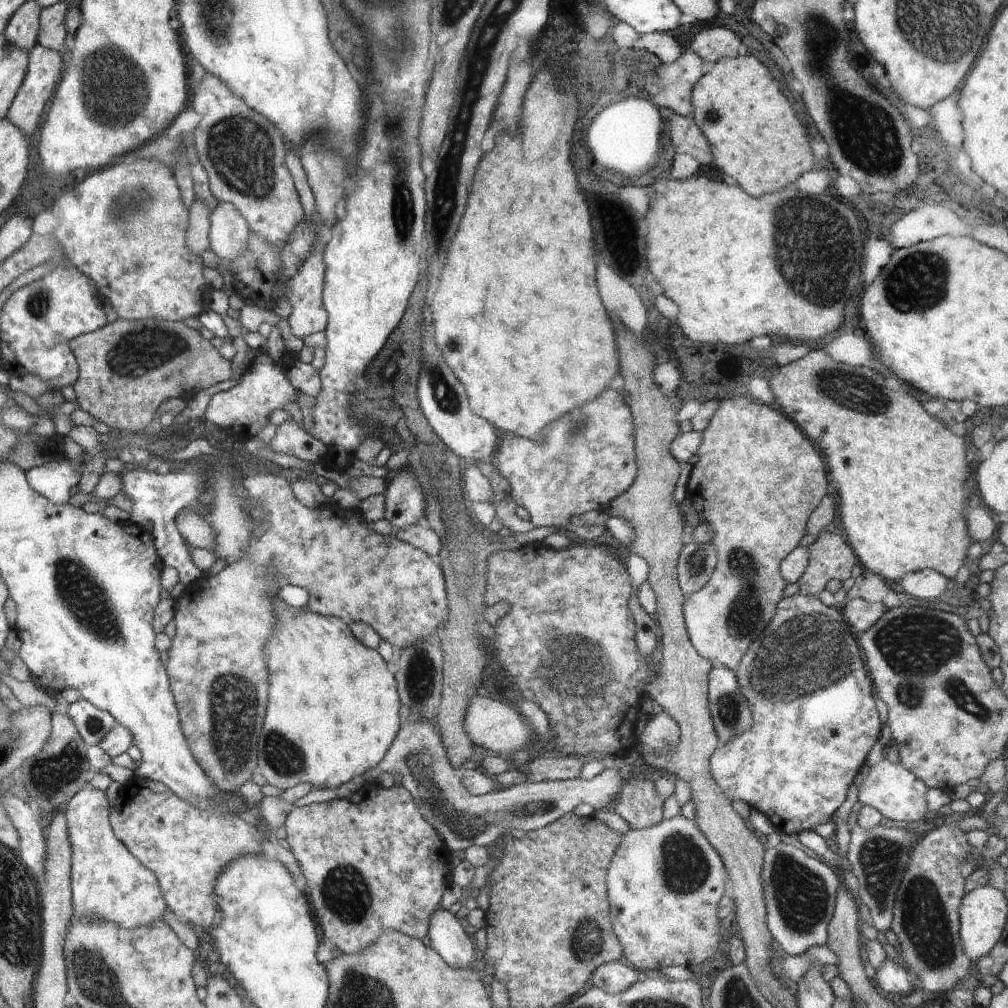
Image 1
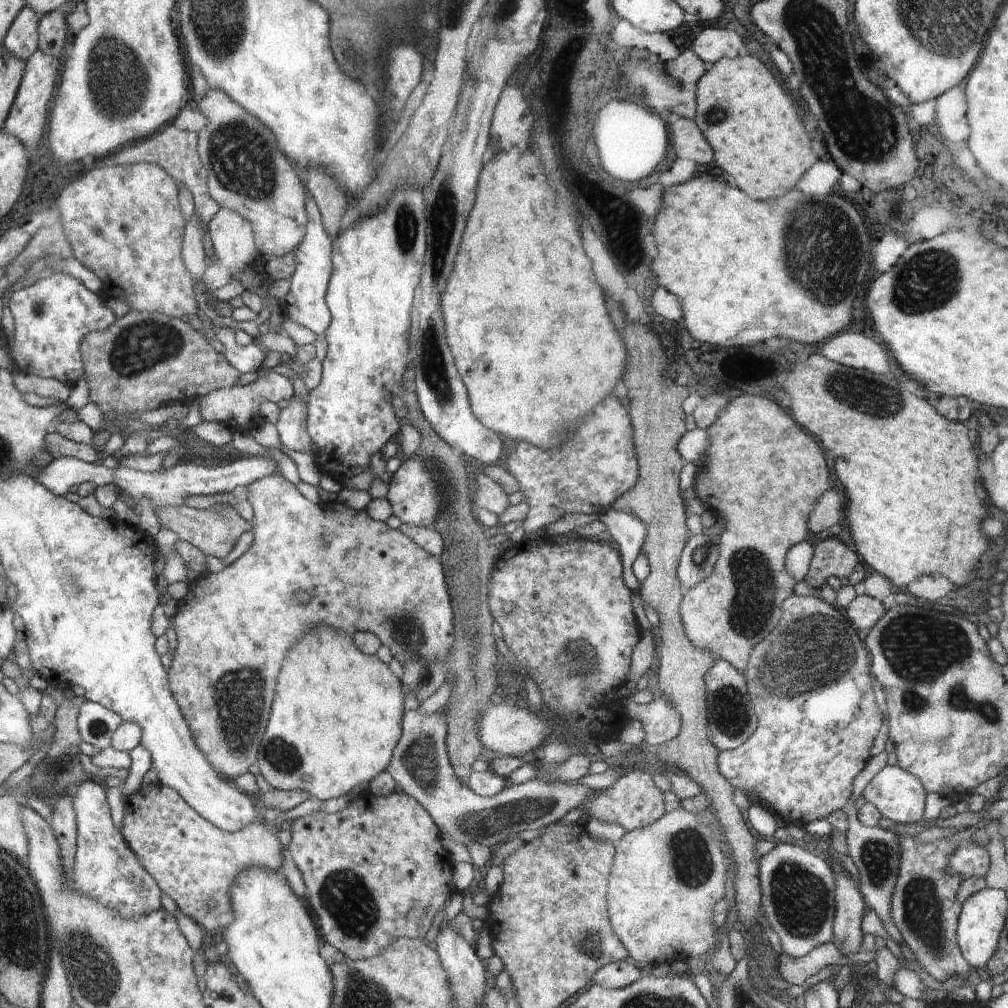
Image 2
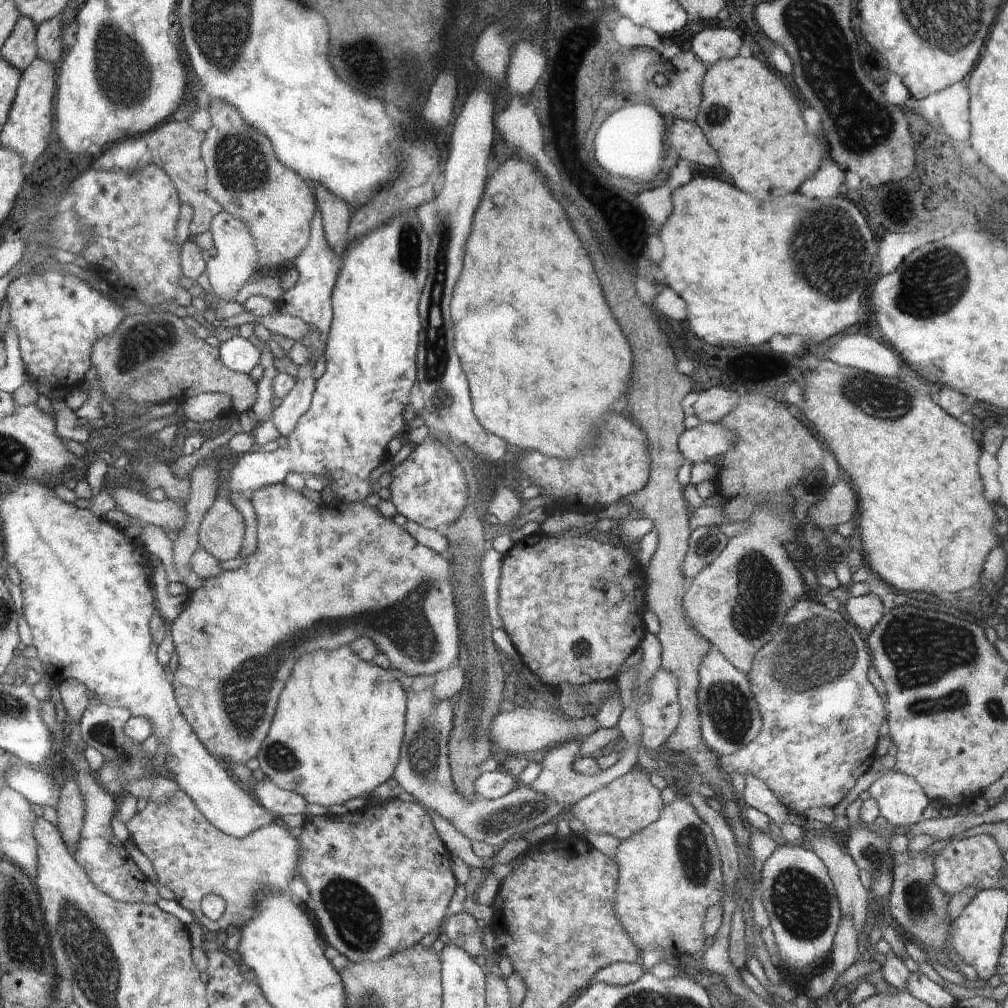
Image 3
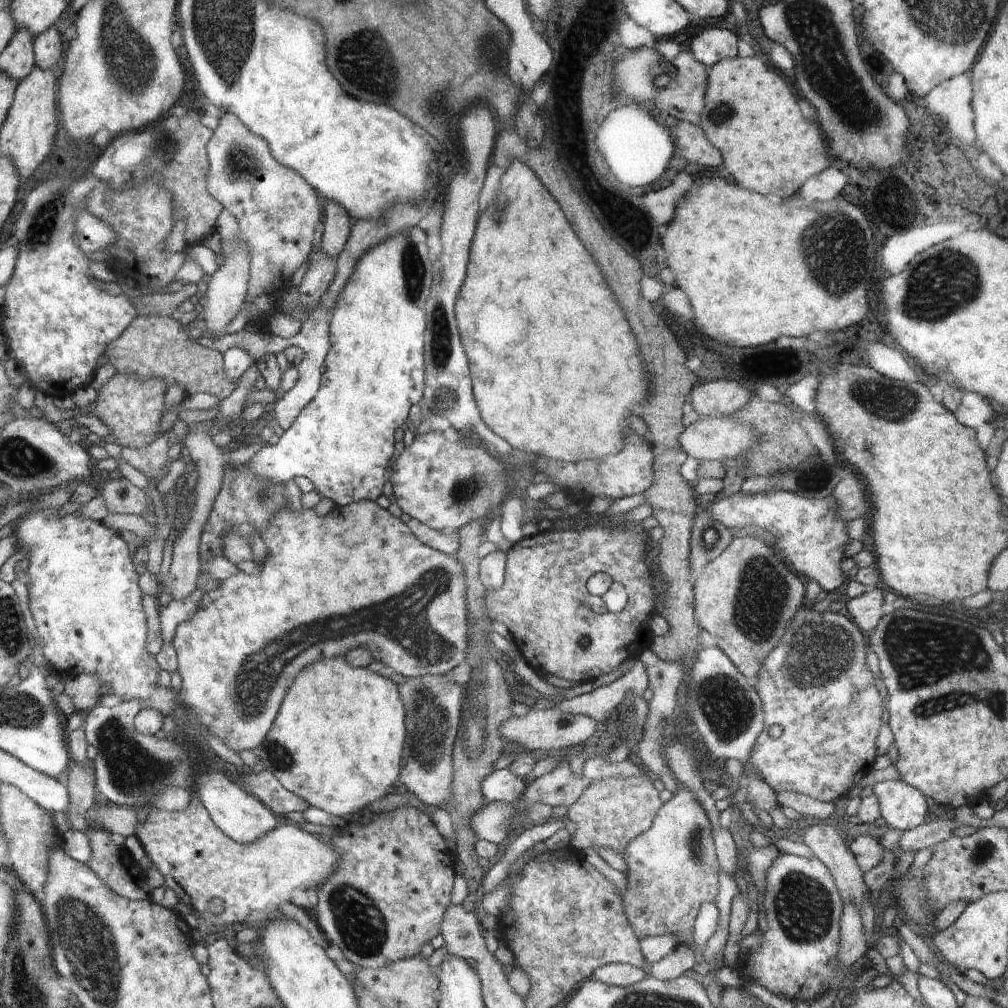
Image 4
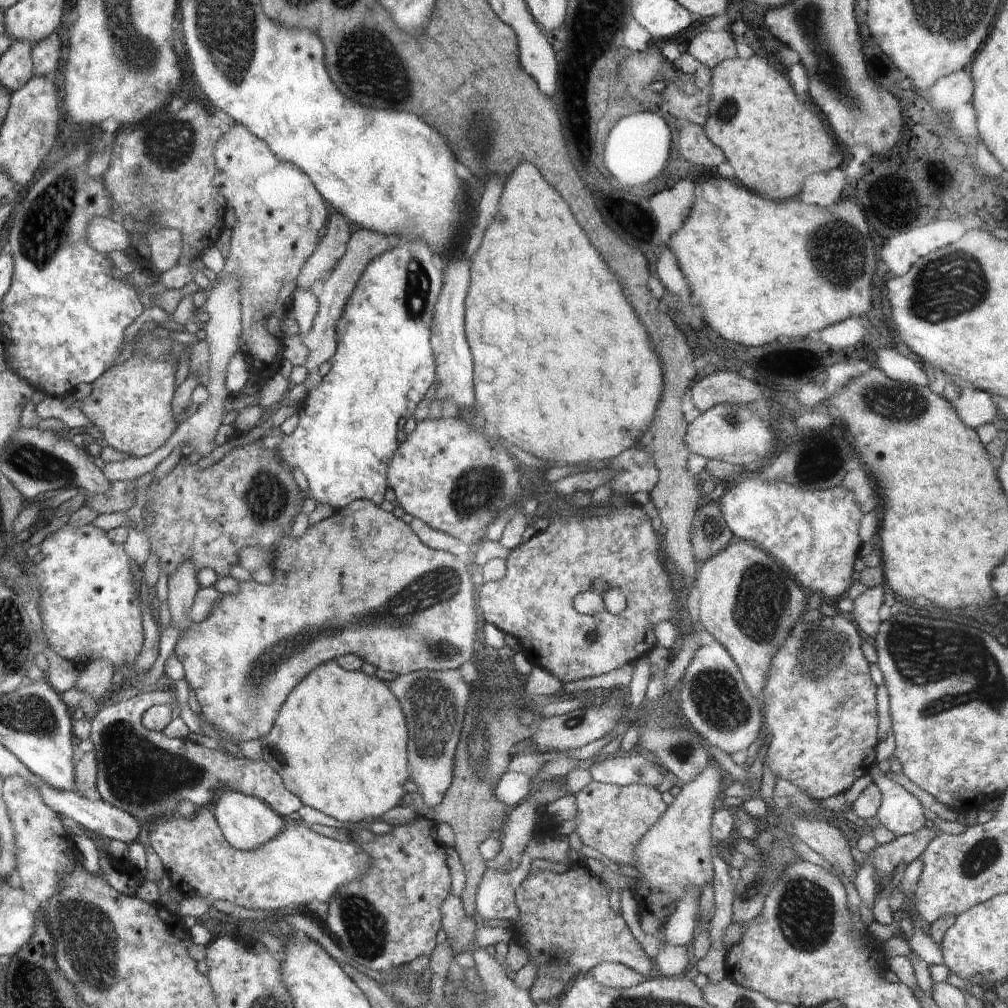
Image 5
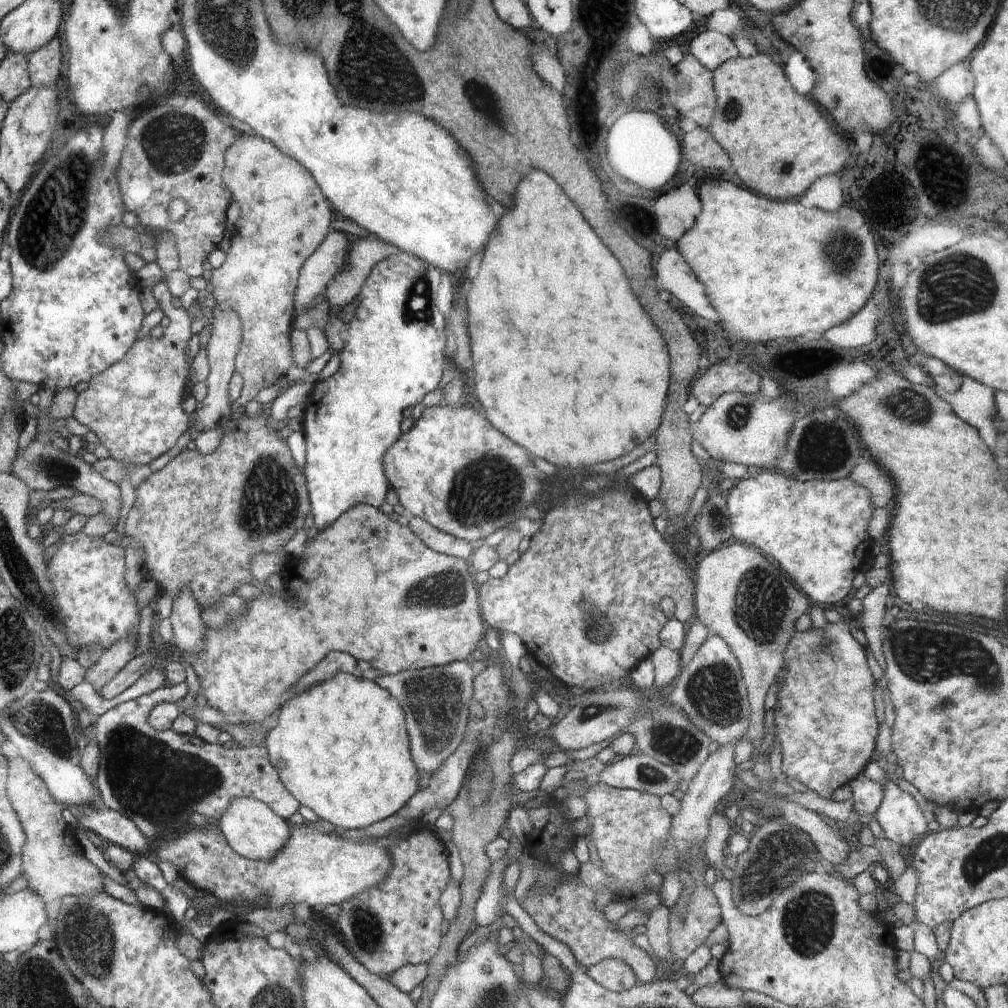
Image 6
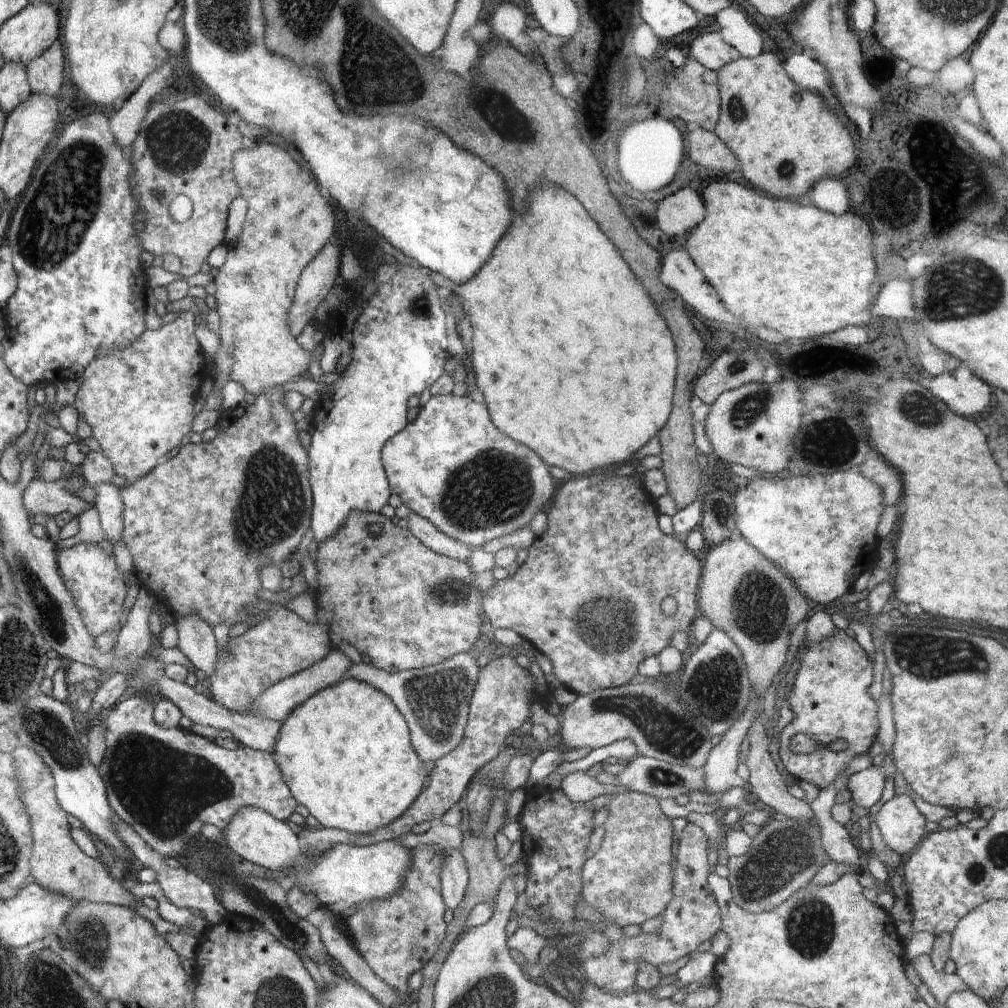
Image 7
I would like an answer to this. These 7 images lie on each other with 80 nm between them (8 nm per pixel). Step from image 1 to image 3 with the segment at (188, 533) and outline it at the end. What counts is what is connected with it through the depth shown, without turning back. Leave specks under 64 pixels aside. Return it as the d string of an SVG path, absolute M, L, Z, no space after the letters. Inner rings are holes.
M116 486L109 490L114 497L115 508L120 508L124 514L139 518L144 525L159 526L162 530L174 530L178 534L188 522L186 509L172 499L152 501L146 499L146 494L131 487ZM226 490L217 492L217 499L204 513L197 541L219 561L236 558L242 546L244 521L241 513L226 498Z

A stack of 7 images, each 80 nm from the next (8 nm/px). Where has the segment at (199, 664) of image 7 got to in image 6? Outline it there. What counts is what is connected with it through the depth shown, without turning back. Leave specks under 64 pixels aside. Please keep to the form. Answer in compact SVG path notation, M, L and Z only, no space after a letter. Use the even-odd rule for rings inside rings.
M191 588L183 590L183 593L179 594L173 600L172 611L170 612L169 620L173 628L172 646L175 646L179 651L190 651L191 653L201 653L205 634L207 633L207 626L202 621L200 616L199 604L194 598L194 593Z

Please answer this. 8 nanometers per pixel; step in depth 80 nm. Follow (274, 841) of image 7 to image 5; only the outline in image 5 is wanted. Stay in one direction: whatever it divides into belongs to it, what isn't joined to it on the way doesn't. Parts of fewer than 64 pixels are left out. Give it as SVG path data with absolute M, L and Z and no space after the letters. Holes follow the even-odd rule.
M222 789L215 794L210 809L214 812L216 822L220 826L226 839L233 847L243 851L249 851L266 845L286 827L288 820L281 817L279 813L268 806L262 799L245 795L244 793Z

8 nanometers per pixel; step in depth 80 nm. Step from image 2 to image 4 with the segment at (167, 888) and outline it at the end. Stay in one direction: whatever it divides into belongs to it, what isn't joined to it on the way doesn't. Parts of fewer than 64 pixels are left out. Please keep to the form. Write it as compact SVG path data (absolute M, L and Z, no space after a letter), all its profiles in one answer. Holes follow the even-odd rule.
M191 793L188 805L180 811L151 807L146 820L135 826L135 836L141 842L148 858L162 874L163 885L177 892L179 900L191 907L192 912L195 910L205 926L213 924L218 930L223 930L221 927L232 926L234 923L248 927L254 925L256 919L265 917L269 911L280 911L280 904L296 902L296 894L300 894L300 890L311 887L315 889L318 885L322 885L339 864L339 851L325 843L319 836L304 831L302 825L285 820L259 840L240 844L228 838L228 835L215 825L211 815L194 793ZM212 898L220 898L224 902L224 911L219 916L208 910L208 902Z

